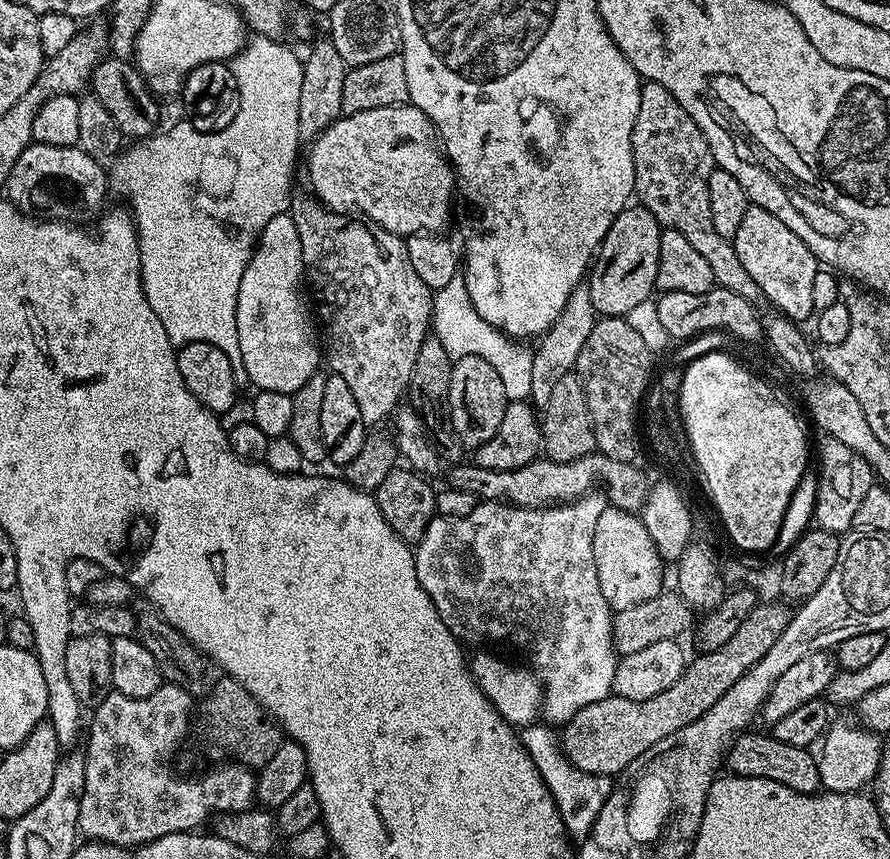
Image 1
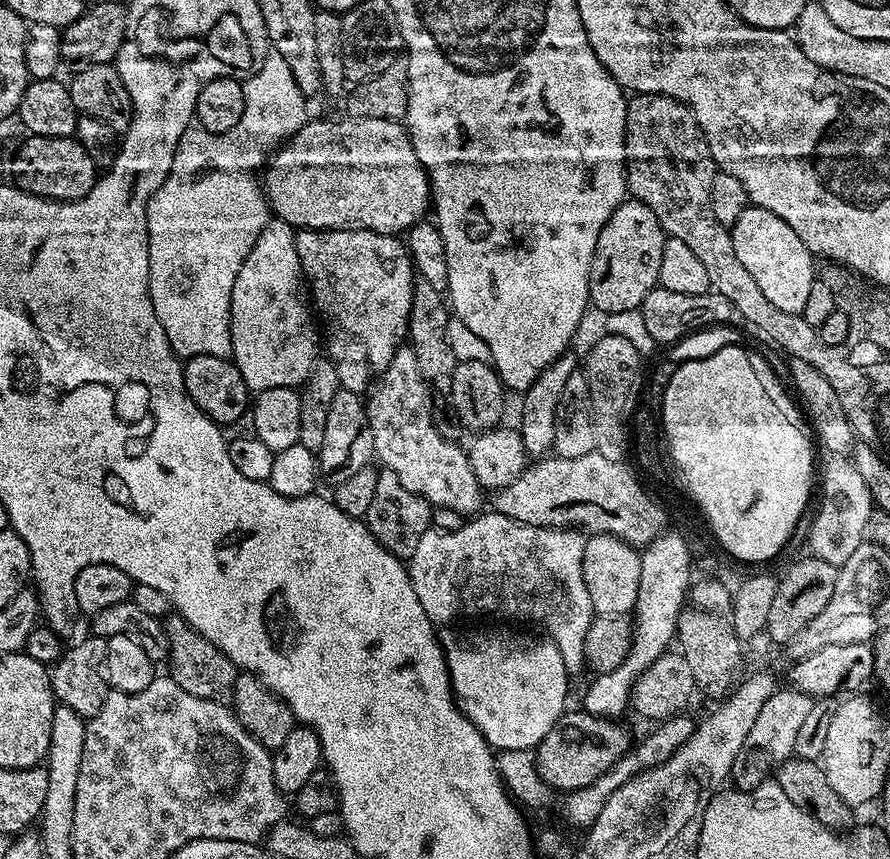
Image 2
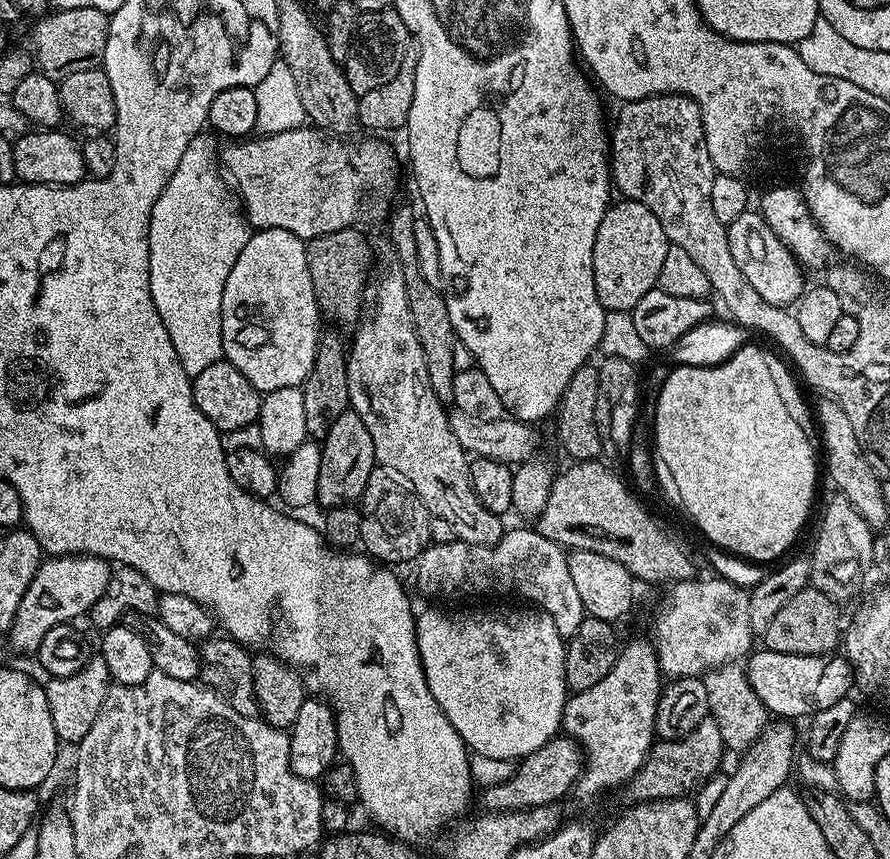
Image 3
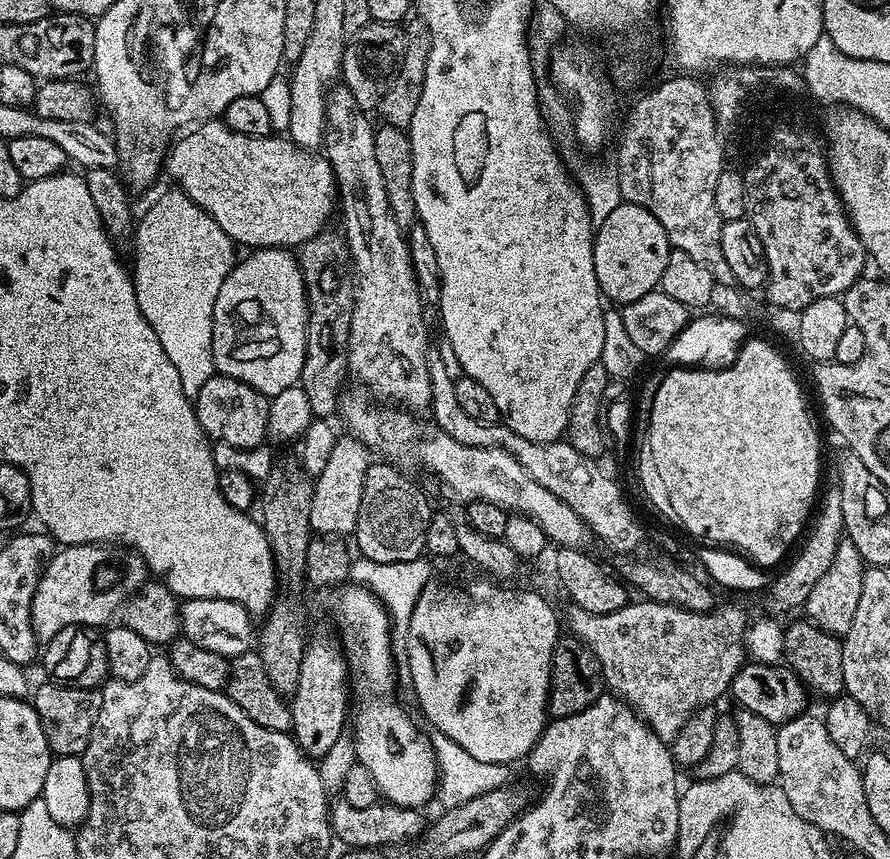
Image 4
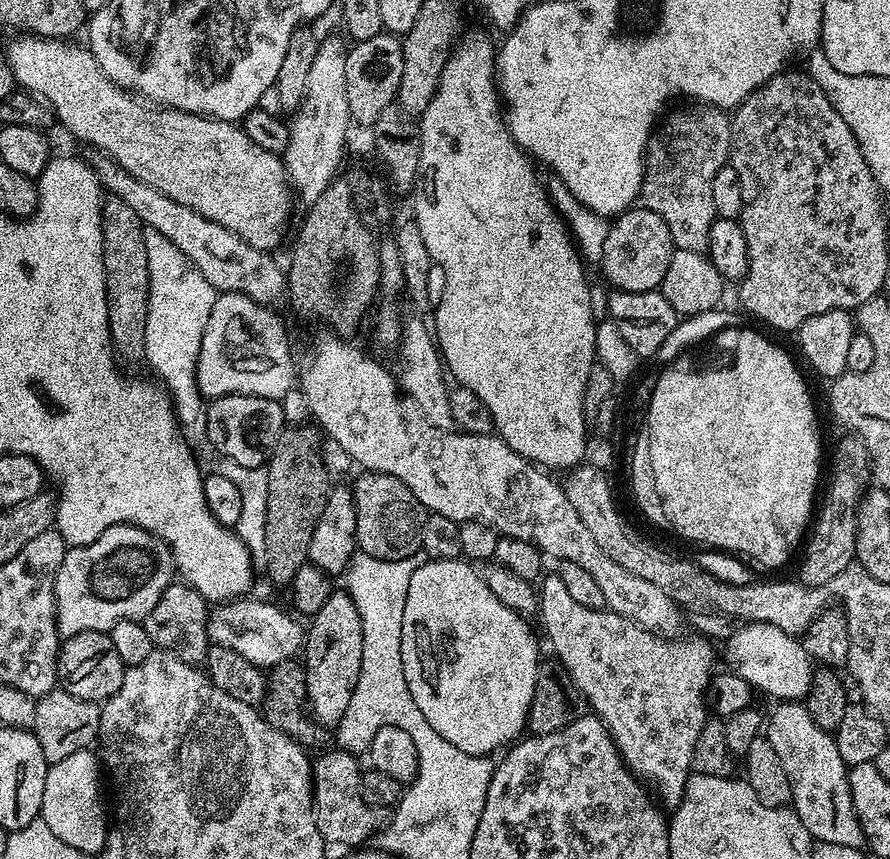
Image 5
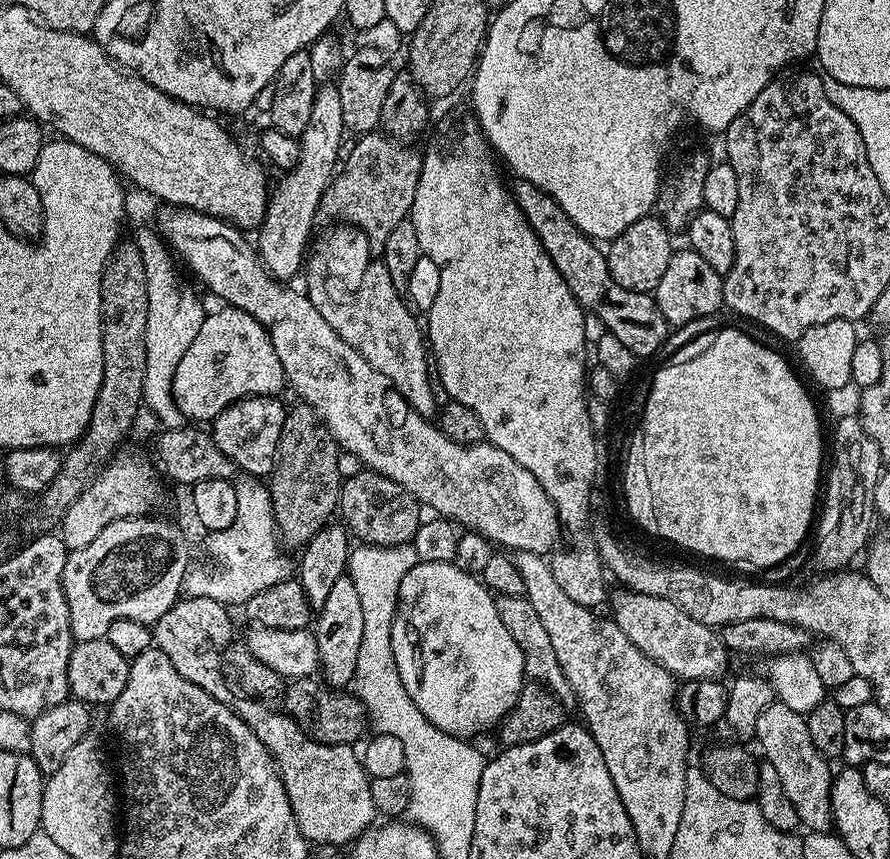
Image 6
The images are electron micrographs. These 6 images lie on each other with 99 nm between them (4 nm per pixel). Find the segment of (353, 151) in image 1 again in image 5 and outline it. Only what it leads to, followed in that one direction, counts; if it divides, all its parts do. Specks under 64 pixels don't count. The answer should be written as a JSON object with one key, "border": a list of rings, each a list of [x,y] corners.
{"border":[[[31,34],[17,36],[20,37],[10,41],[6,49],[8,65],[17,85],[33,96],[39,96],[66,131],[85,140],[85,145],[103,150],[110,159],[134,174],[134,178],[154,186],[154,190],[174,198],[174,202],[182,202],[182,206],[190,206],[190,210],[202,214],[202,218],[210,218],[210,222],[226,226],[226,230],[238,234],[242,242],[254,246],[259,252],[271,253],[272,248],[279,246],[284,227],[288,224],[288,215],[292,212],[294,192],[284,171],[283,159],[277,153],[262,150],[258,142],[250,142],[243,127],[231,120],[195,116],[190,110],[181,110],[176,106],[149,106],[117,81],[116,85],[104,73],[105,65],[96,61],[92,51],[72,44],[76,42],[50,40],[47,36]]]}

